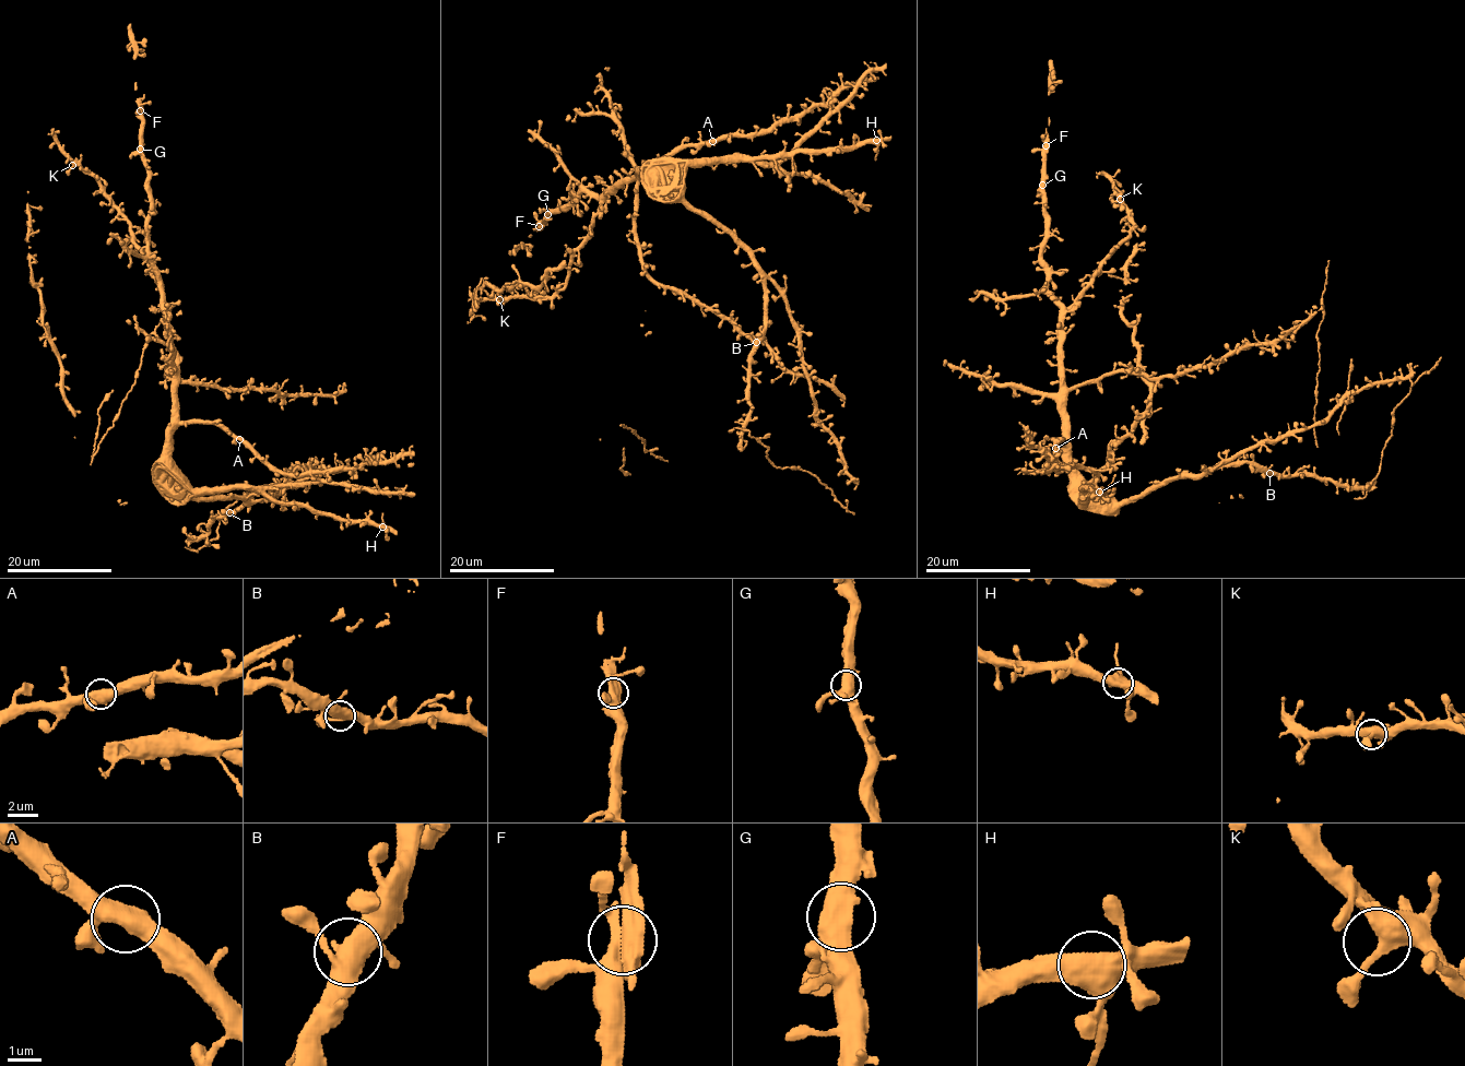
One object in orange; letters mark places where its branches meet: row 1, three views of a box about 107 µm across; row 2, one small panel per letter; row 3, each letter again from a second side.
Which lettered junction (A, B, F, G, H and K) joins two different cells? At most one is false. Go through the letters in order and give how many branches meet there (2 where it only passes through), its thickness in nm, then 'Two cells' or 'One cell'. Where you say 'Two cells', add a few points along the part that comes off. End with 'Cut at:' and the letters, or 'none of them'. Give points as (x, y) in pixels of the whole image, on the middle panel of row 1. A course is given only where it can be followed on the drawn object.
A: Branches: 3. Thickness 480 nm. One cell
B: Branches: 3. Thickness 480 nm. One cell
F: Branches: 3. Thickness 500 nm. One cell
G: Branches: 3. Thickness 480 nm. One cell
H: Branches: 3. Thickness 500 nm. One cell
K: Branches: 3. Thickness 440 nm. One cell
Cut at: none of them

